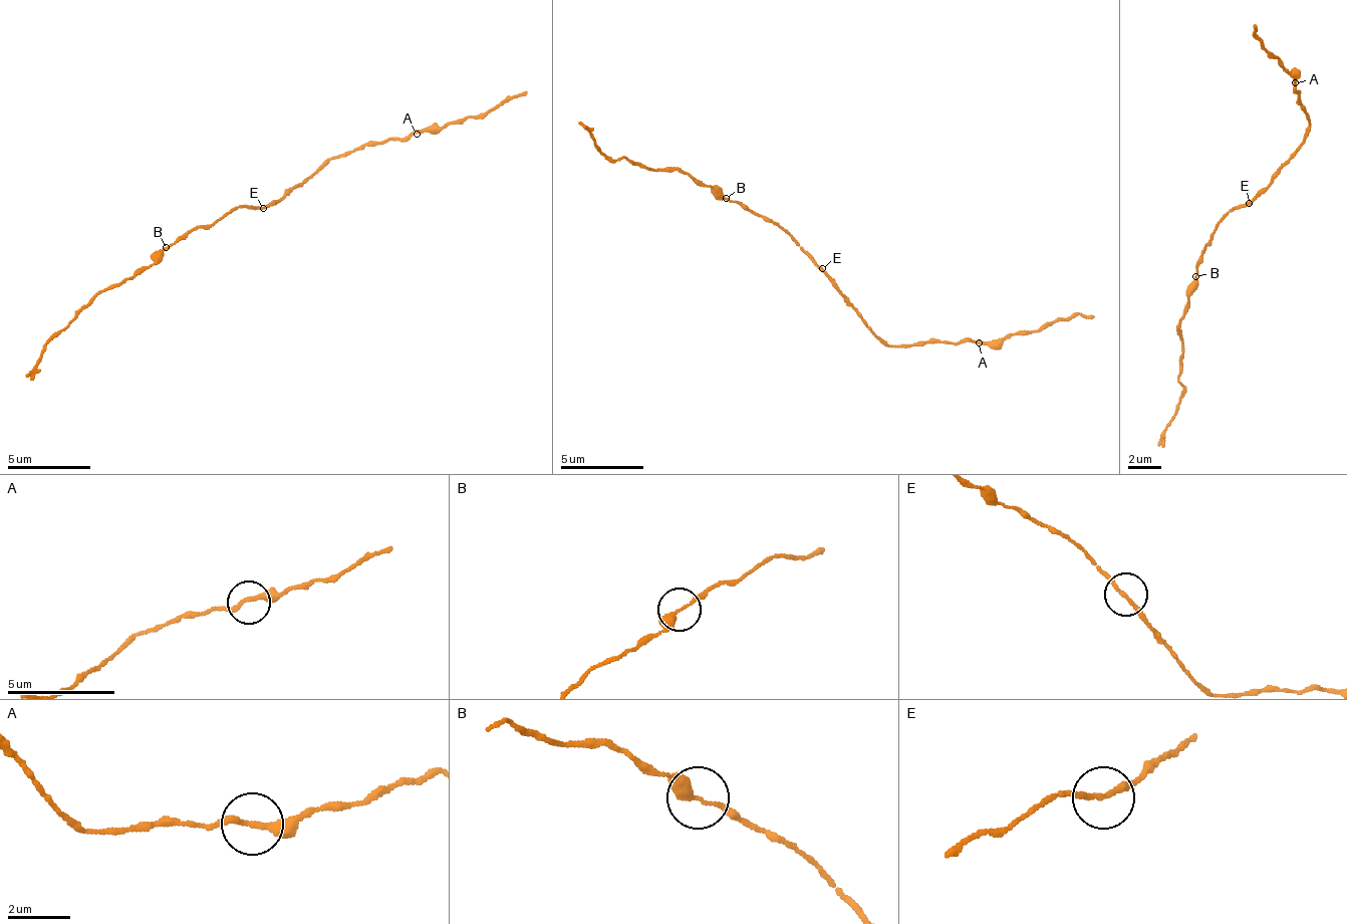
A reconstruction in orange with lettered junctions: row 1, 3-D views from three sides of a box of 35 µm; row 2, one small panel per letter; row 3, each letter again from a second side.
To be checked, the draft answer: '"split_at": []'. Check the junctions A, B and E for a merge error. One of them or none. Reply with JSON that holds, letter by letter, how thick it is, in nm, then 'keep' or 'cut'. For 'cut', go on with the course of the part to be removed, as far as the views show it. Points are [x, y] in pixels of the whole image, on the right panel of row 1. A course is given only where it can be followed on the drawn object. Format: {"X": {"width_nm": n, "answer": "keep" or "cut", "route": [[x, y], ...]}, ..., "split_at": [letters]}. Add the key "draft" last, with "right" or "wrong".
{"A": {"width_nm": 200, "answer": "keep"}, "B": {"width_nm": 280, "answer": "keep"}, "E": {"width_nm": 160, "answer": "keep"}, "split_at": [], "draft": "right"}

